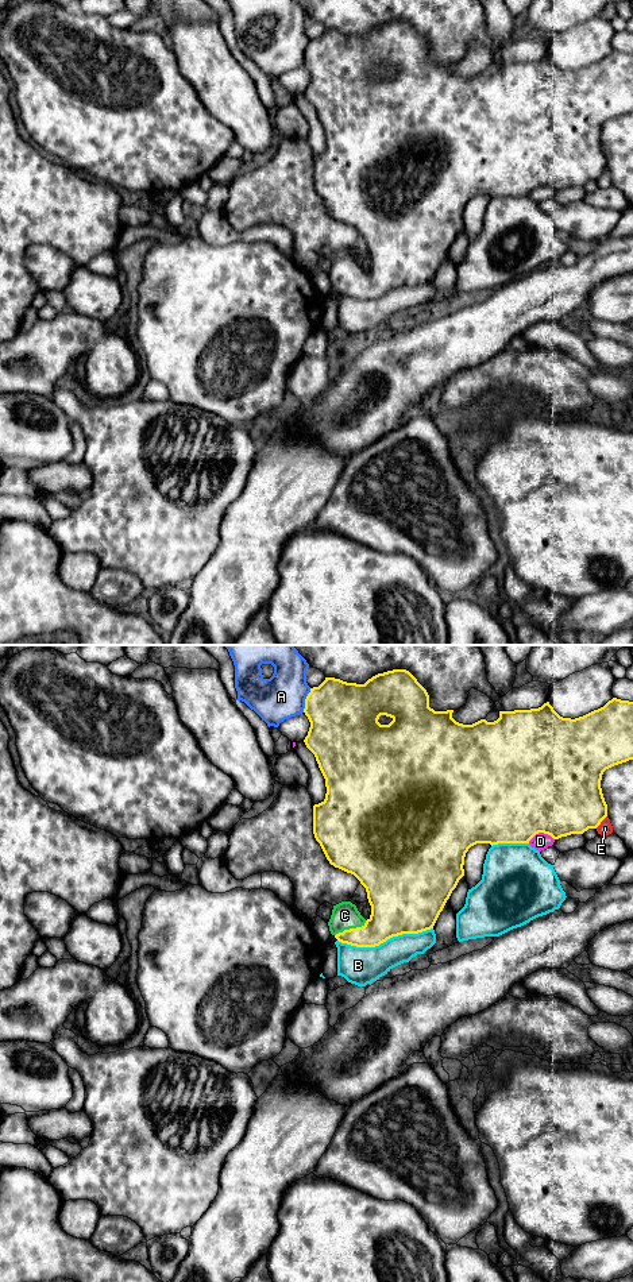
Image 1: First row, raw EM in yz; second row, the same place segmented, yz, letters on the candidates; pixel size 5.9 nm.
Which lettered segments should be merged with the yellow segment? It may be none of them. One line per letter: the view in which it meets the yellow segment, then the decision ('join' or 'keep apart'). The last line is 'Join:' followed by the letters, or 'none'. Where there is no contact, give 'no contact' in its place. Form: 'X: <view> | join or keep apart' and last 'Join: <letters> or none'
A: yz | keep apart
B: yz | keep apart
C: yz | join
D: yz | keep apart
E: yz | keep apart
Join: C

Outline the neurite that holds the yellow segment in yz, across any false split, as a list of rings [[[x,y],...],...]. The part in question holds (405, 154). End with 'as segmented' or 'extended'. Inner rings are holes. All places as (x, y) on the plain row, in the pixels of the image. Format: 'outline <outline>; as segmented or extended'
outline [[[393,22],[373,28],[364,36],[325,30],[319,39],[310,40],[305,51],[304,65],[310,74],[304,94],[314,107],[327,139],[325,151],[313,158],[314,190],[331,217],[354,227],[360,233],[366,240],[371,258],[371,267],[367,273],[351,254],[333,258],[328,274],[331,286],[339,294],[356,300],[375,300],[393,289],[418,286],[433,281],[452,243],[464,228],[466,205],[476,196],[490,196],[491,198],[498,196],[529,196],[539,185],[559,192],[571,186],[583,186],[588,181],[597,181],[607,169],[607,157],[601,140],[603,124],[633,112],[633,54],[617,50],[609,53],[603,59],[575,72],[560,69],[547,54],[539,61],[499,63],[499,70],[494,74],[480,72],[472,77],[463,77],[452,70],[453,62],[435,63],[431,61],[426,42],[409,23]]]; extended

